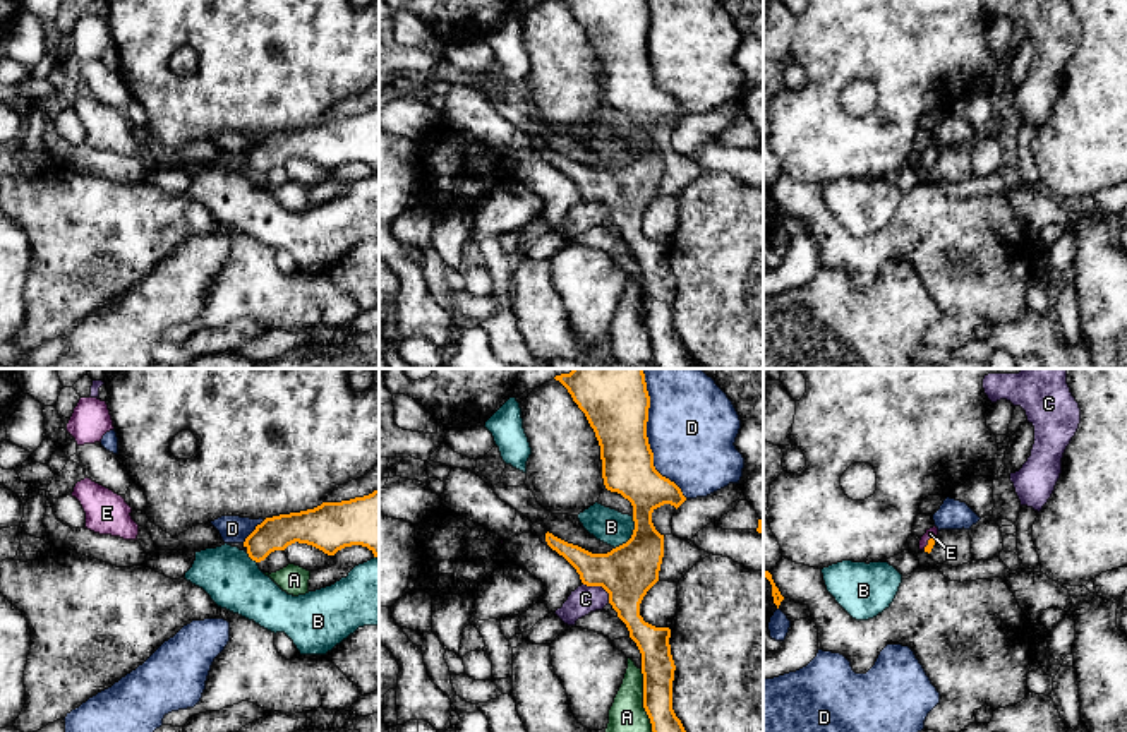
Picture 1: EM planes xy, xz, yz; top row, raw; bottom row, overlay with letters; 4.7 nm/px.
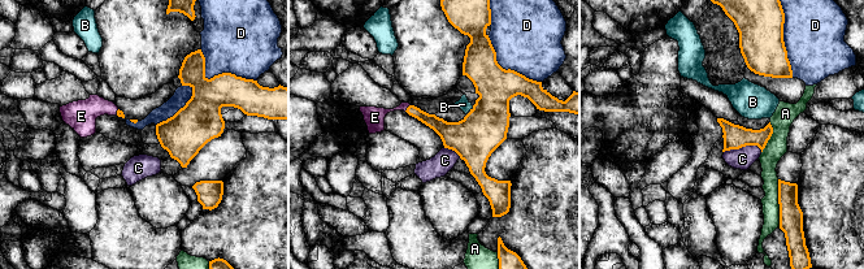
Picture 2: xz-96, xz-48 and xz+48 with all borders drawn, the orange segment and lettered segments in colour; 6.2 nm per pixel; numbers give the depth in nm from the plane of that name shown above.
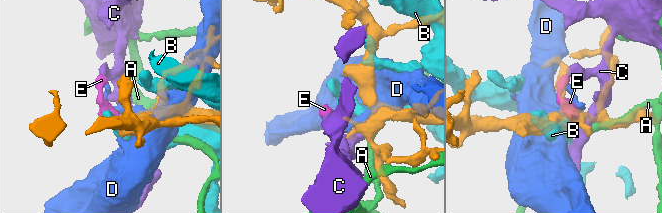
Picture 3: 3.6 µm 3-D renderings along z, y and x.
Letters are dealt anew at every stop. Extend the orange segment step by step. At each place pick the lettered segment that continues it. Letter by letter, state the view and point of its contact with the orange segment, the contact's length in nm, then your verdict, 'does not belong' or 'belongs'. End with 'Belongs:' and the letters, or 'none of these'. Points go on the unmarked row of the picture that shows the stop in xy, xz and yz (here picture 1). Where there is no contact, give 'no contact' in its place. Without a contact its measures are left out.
A: contact xz (644, 323); length 380 nm; does not belong
B: contact xz (632, 151); length 180 nm; does not belong
C: contact xz (601, 201); length 160 nm; does not belong
D: contact xz (647, 59); length 550 nm; does not belong
E: contact yz (928, 158); length 90 nm; belongs
Belongs: E

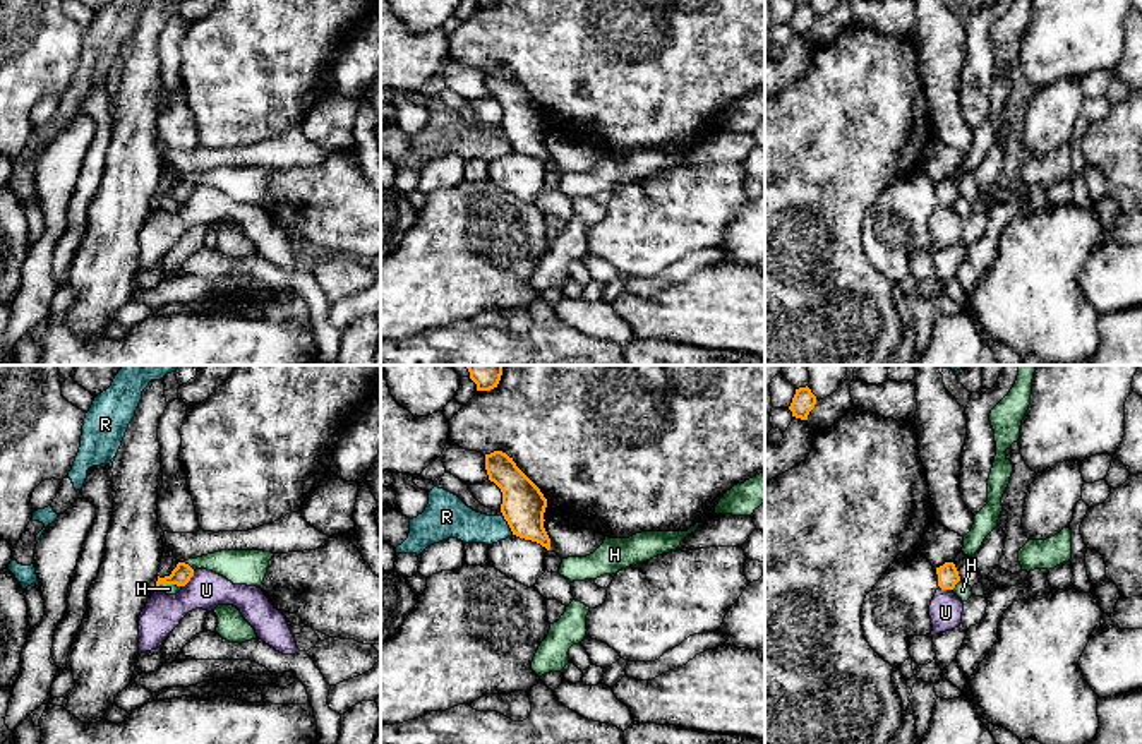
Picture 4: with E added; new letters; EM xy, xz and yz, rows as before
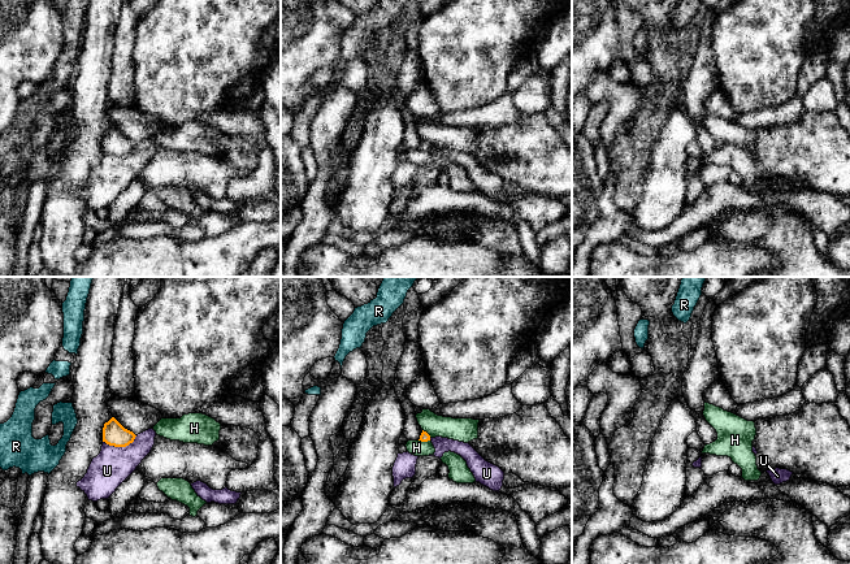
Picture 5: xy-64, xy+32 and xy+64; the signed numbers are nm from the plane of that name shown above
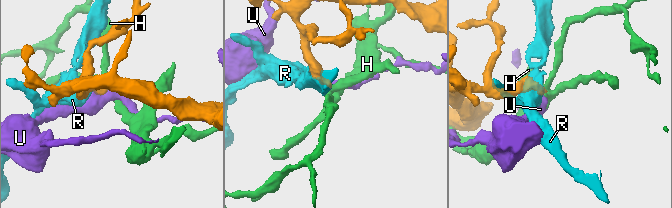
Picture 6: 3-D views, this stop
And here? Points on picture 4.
H: contact xy (170, 199); length 110 nm; does not belong
R: contact xz (508, 139); length 110 nm; does not belong
U: contact xy (189, 196); length 100 nm; does not belong
Belongs: none of these

